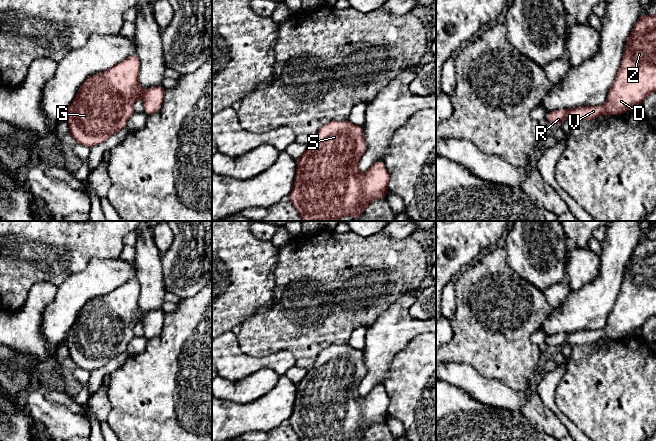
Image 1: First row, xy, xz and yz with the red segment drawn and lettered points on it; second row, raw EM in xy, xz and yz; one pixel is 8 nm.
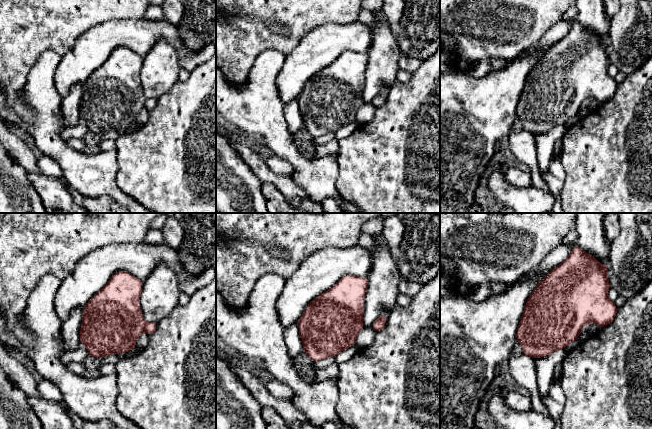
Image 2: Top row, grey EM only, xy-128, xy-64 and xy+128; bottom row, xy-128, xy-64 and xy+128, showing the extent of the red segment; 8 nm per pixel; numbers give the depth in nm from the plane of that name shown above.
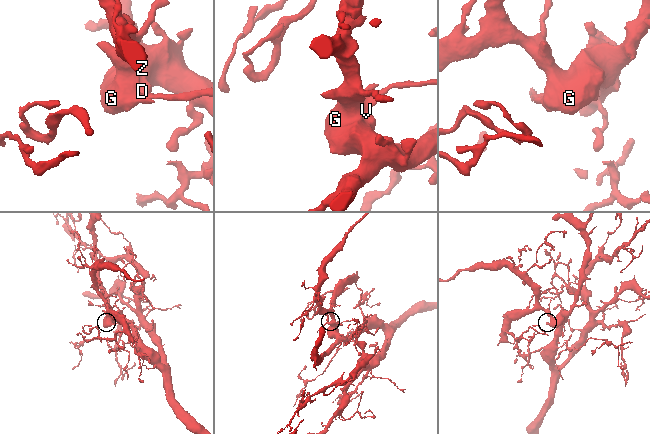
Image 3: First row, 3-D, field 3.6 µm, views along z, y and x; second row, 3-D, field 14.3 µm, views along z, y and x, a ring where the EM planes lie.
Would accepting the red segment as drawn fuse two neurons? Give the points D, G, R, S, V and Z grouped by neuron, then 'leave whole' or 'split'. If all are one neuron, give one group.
D G R S V Z; leave whole

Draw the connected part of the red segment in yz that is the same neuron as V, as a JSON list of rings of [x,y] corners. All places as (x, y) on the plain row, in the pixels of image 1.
[[[656,238],[641,239],[632,252],[604,329],[555,334],[545,343],[552,349],[561,348],[566,343],[586,345],[599,339],[618,340],[646,324],[653,316],[656,316]]]

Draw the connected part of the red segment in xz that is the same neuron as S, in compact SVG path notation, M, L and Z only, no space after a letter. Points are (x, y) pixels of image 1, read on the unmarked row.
M332 344L319 353L314 365L296 384L297 394L294 409L287 422L301 441L343 441L345 439L361 441L363 435L373 425L385 423L390 404L385 388L382 385L376 385L365 397L359 395L358 387L366 373L363 351L348 344Z

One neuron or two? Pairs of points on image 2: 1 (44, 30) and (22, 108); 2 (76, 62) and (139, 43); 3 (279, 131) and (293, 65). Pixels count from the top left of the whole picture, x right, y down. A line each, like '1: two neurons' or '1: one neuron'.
1: one neuron
2: one neuron
3: two neurons

